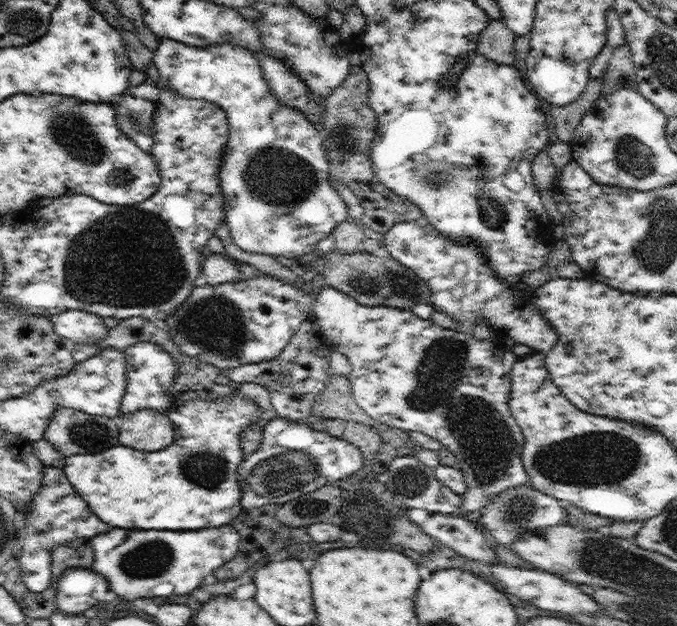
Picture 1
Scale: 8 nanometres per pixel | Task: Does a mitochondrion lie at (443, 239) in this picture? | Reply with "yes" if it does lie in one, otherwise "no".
no

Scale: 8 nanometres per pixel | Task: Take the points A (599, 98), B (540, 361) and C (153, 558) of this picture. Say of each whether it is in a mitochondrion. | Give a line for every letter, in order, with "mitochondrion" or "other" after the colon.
A: other
B: other
C: mitochondrion

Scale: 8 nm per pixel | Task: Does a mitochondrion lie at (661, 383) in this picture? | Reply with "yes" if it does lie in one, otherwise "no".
no

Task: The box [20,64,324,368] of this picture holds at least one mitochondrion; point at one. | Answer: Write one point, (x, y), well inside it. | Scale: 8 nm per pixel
(89, 278)

